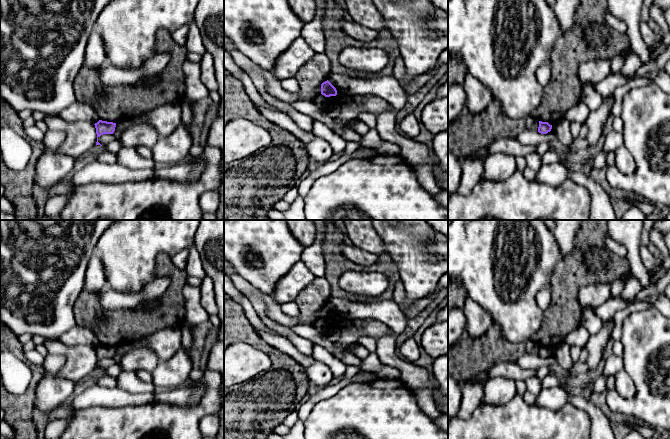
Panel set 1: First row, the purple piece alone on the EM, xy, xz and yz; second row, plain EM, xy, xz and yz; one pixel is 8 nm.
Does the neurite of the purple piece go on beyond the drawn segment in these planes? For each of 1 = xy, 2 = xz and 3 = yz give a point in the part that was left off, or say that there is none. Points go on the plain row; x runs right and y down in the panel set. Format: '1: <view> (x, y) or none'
1: none
2: none
3: none

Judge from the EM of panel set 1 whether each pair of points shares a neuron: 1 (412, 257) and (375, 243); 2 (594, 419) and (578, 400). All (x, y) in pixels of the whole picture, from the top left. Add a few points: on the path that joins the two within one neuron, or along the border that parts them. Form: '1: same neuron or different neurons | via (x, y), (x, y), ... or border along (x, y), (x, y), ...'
1: different neurons | border along (375, 230), (382, 241), (384, 252)
2: same neuron | via (593, 414), (583, 404)

